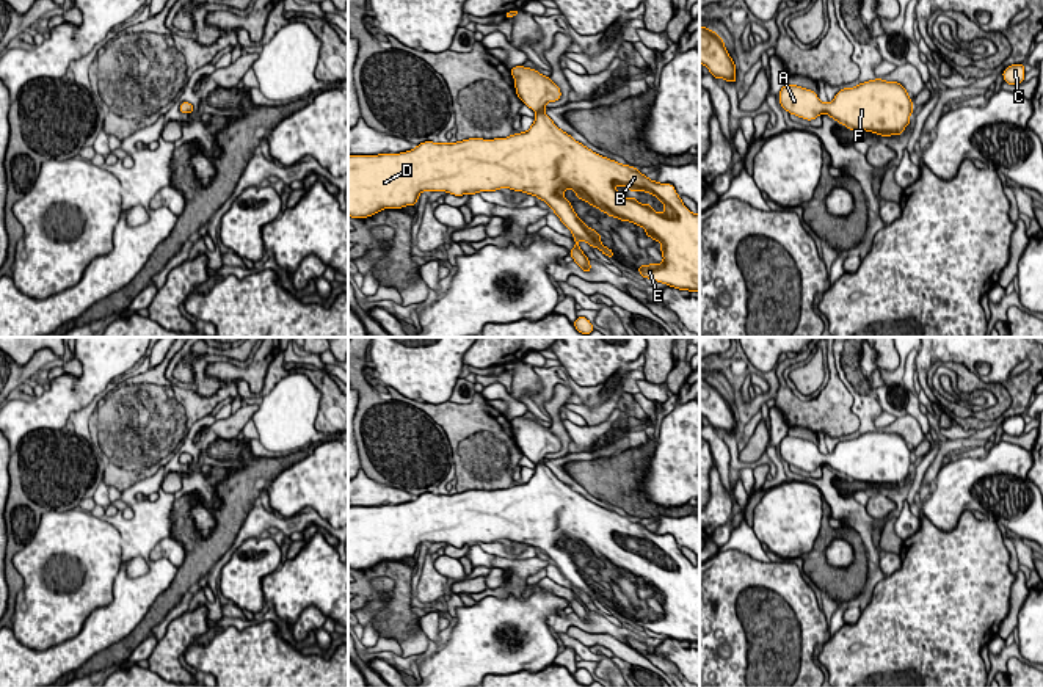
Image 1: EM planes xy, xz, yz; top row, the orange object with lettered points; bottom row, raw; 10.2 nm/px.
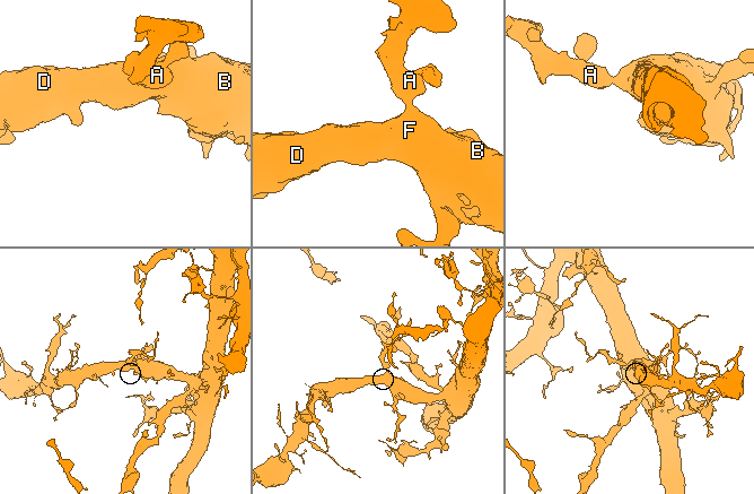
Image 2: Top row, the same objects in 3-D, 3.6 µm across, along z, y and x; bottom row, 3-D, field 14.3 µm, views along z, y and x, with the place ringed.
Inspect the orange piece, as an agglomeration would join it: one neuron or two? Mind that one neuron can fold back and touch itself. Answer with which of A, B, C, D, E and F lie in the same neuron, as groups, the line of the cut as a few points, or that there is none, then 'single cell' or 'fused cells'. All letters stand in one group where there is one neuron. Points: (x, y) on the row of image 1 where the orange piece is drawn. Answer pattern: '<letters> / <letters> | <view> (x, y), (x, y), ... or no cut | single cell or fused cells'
A B C D E F | no cut | single cell

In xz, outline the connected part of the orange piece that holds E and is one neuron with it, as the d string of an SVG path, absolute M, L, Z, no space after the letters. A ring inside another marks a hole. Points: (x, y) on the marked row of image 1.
M514 66L510 72L514 77L516 96L536 113L527 132L494 140L425 141L412 151L400 154L348 155L348 216L367 218L384 209L416 205L419 194L425 190L463 196L466 193L477 194L478 191L511 188L533 194L551 205L574 235L576 246L569 249L572 260L585 273L591 273L591 264L582 253L579 240L601 249L607 257L615 257L615 253L601 243L601 234L585 226L582 218L576 215L571 202L563 196L563 191L571 188L577 199L587 201L609 216L641 226L646 231L646 237L662 243L659 251L663 256L663 262L657 265L649 262L648 267L641 262L638 274L643 279L649 278L679 290L700 292L700 213L695 215L684 205L671 184L651 180L638 168L602 157L560 130L544 113L547 102L555 102L561 97L560 88L549 77L524 66ZM616 185L656 196L662 201L665 212L659 213L651 204L640 204L635 196L623 198L615 190Z

